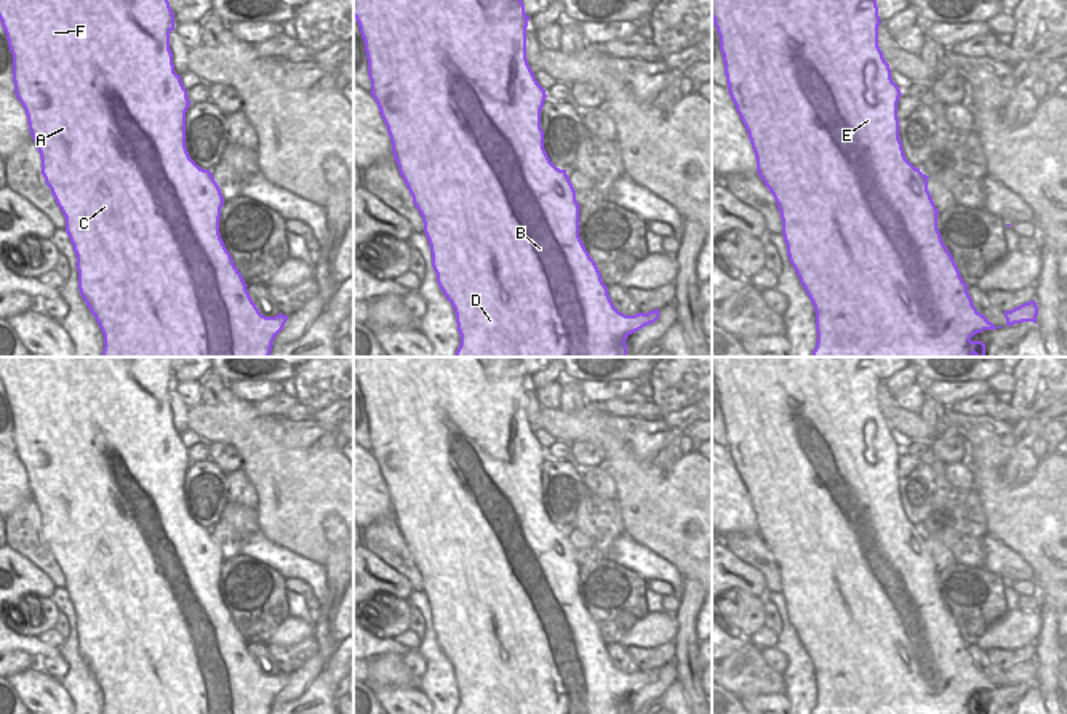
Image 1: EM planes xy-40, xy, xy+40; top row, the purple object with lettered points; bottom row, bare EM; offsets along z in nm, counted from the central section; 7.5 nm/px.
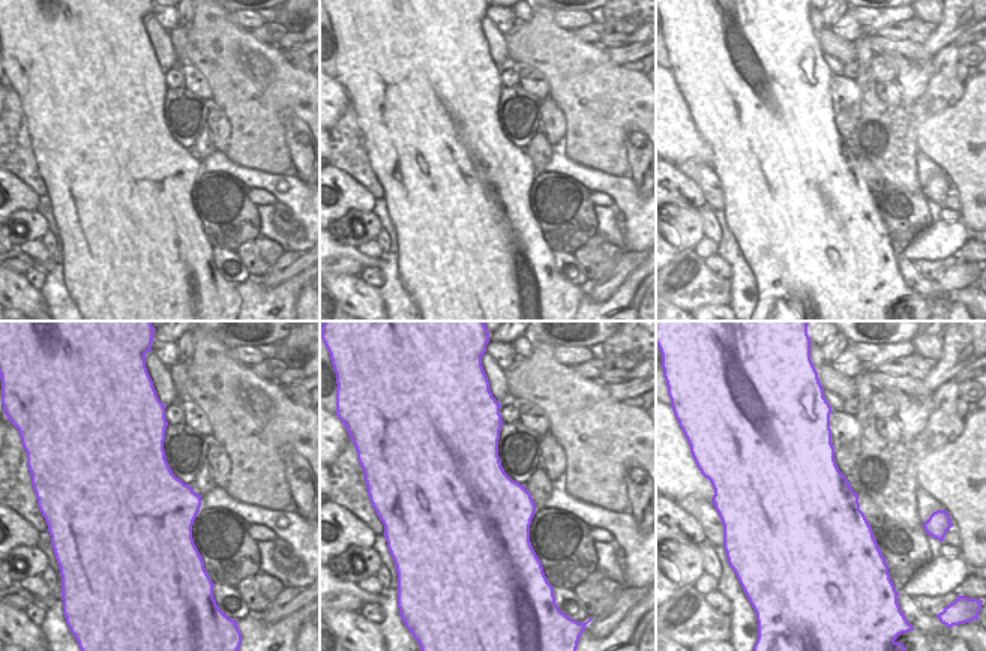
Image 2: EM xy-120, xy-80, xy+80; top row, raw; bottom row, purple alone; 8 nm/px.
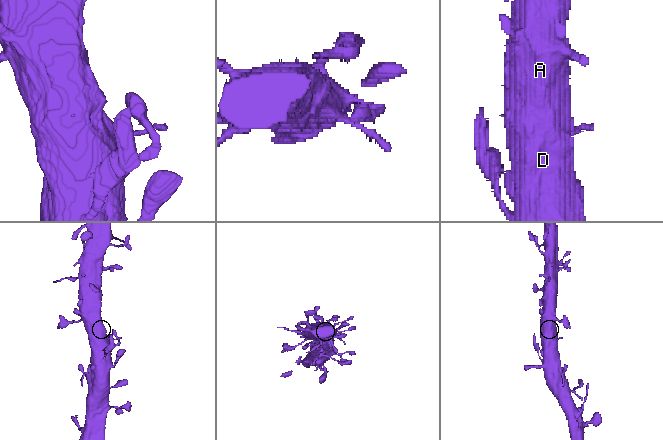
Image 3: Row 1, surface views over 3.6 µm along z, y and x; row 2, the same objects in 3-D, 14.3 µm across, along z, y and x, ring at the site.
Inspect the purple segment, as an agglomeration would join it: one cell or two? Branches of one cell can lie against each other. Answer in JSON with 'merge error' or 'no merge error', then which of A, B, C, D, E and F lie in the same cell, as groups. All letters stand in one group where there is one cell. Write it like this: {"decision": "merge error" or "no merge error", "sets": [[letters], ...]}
{"decision": "no merge error", "sets": [["A", "B", "C", "D", "E", "F"]]}

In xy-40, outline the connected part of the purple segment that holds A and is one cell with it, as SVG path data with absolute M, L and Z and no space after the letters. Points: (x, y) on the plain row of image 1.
M0 357L0 379L13 413L14 453L40 511L45 541L66 576L66 591L77 613L78 648L104 693L102 714L270 714L288 674L266 676L253 661L219 592L221 548L211 530L200 527L187 511L186 471L190 459L181 434L174 431L170 408L174 371L168 357Z

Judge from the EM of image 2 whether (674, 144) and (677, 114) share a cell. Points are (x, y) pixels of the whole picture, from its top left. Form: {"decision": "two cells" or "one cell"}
{"decision": "one cell"}

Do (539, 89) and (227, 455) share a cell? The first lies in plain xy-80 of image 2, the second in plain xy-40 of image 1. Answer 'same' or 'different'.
same

